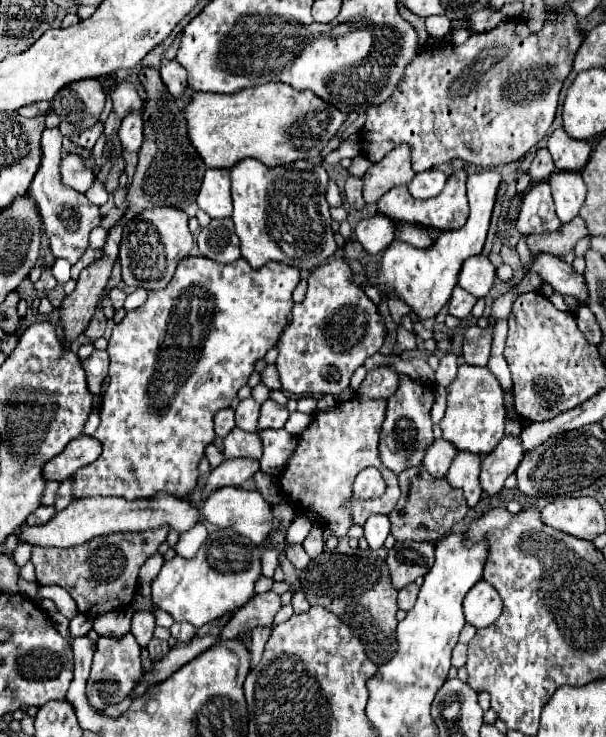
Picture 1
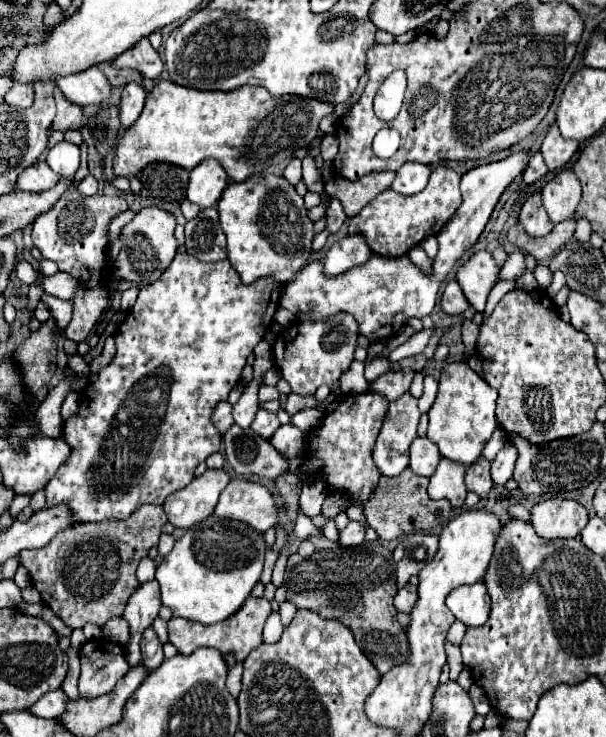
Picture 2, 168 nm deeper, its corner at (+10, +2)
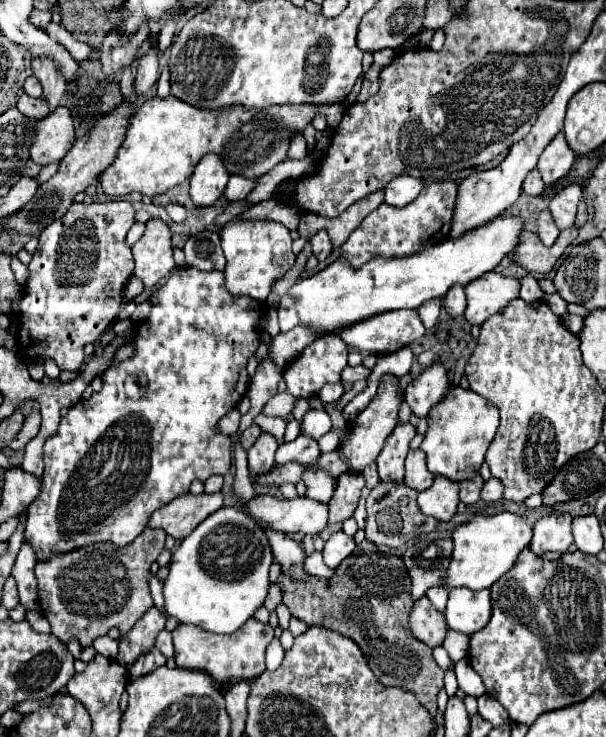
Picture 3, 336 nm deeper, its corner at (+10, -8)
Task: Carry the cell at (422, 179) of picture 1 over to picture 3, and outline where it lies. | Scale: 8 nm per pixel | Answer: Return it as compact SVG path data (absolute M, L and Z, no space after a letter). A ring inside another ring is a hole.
M396 176L388 186L384 186L384 202L390 206L406 206L410 204L422 190L422 180L412 176Z

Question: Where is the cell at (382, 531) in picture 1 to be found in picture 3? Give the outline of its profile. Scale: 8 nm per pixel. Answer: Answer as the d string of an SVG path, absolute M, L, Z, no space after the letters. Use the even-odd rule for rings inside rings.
M336 532L330 536L330 540L324 546L324 562L328 568L336 570L336 566L340 566L340 562L352 554L352 550L356 548L352 536L346 536L344 532Z

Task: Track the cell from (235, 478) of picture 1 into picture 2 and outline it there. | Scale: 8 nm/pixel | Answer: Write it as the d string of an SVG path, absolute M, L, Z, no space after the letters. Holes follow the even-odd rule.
M206 470L194 478L186 488L172 492L164 502L168 522L178 528L192 528L194 524L208 518L218 502L218 496L228 486L230 474L220 470Z

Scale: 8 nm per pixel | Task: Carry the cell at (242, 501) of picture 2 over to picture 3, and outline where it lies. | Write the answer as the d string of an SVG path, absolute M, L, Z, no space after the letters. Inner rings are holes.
M256 496L248 502L248 516L264 520L270 528L294 534L302 532L308 536L320 534L328 526L328 504L314 502L312 498L278 500L272 496Z

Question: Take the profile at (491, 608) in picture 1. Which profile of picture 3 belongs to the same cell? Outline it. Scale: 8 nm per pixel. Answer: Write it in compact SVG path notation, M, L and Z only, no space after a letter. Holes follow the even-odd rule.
M456 588L448 592L446 602L446 622L452 630L474 634L482 630L490 622L492 604L490 604L490 590L472 592L468 588Z

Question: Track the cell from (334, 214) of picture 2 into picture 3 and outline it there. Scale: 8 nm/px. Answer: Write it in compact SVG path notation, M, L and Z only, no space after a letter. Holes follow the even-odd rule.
M324 230L318 232L318 234L314 234L314 236L310 238L310 244L312 244L314 256L316 256L320 262L326 260L328 254L332 252L332 242L330 242L330 238L328 238L328 234L326 234Z

